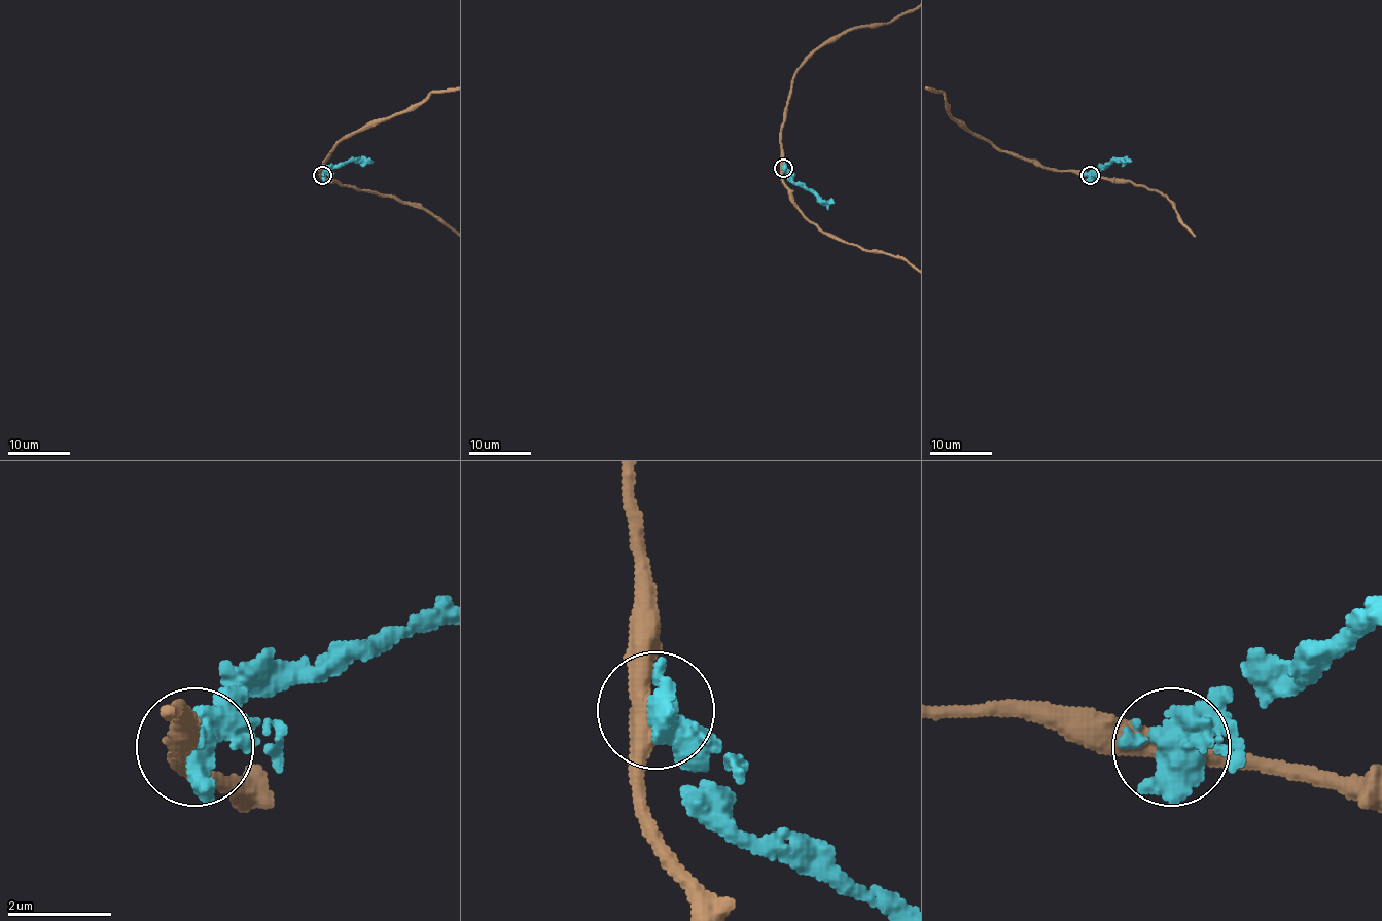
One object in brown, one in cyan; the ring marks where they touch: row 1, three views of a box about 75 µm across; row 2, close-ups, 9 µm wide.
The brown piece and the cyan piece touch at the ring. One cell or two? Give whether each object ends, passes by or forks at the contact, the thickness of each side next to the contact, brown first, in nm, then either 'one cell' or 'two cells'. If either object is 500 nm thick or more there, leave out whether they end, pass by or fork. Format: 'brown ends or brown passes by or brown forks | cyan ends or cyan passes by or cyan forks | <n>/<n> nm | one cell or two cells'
420/750 nm | two cells

